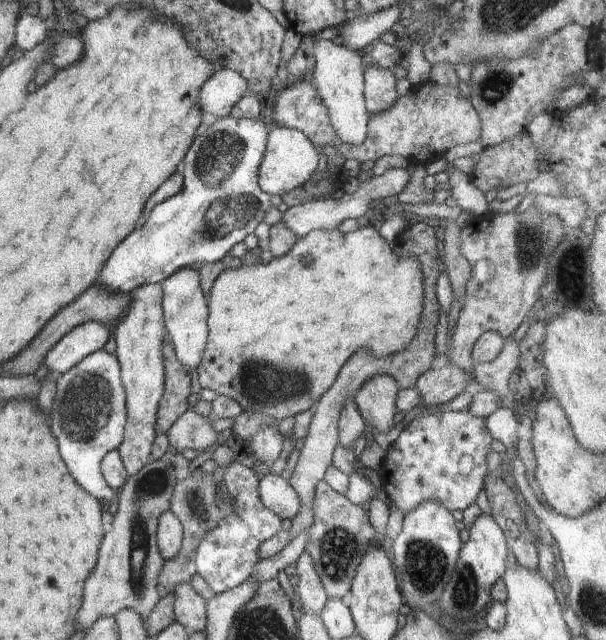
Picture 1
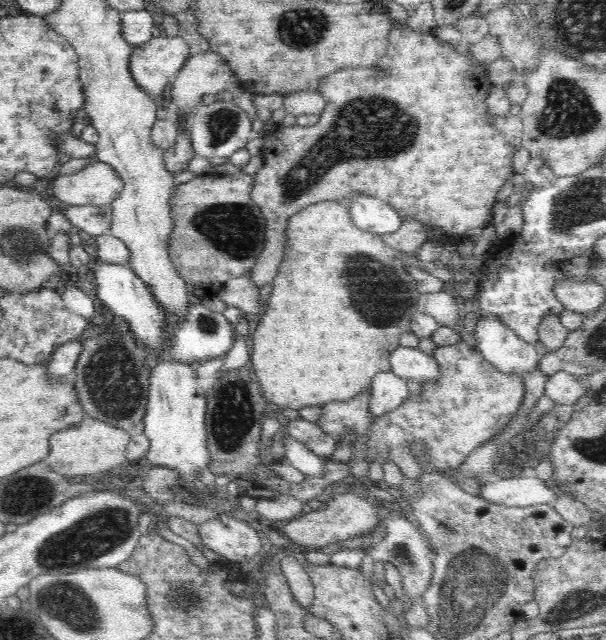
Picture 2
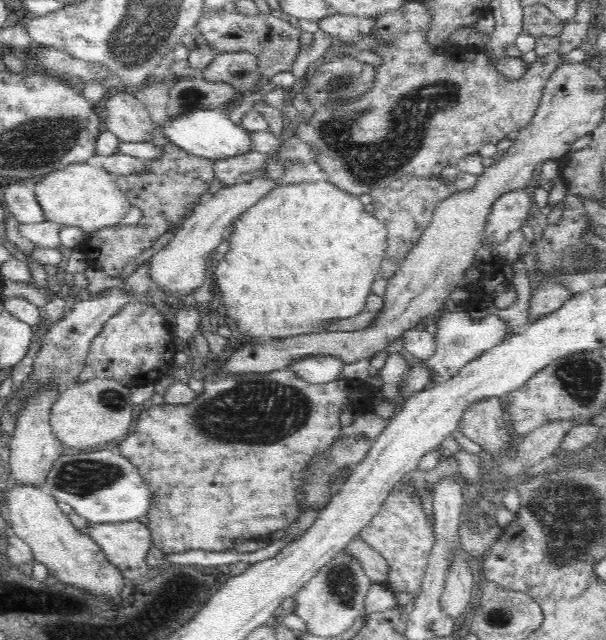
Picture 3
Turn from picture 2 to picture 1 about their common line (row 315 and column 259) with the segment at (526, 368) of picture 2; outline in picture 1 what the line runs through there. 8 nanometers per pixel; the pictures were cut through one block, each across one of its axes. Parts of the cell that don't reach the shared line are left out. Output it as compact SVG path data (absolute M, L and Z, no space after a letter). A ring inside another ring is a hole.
M265 476L261 480L259 492L264 505L276 512L282 520L292 521L303 506L298 494L283 476Z

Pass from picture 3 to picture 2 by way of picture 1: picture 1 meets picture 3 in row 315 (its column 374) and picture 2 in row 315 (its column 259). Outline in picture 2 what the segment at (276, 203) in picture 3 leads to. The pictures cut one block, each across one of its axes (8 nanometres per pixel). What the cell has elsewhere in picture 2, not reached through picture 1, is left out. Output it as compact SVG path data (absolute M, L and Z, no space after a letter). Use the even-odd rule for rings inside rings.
M322 201L306 206L299 213L293 214L286 230L288 250L280 264L277 276L273 278L272 293L267 300L267 310L262 312L259 319L253 324L250 339L251 360L250 368L260 383L263 397L278 408L300 410L306 406L322 406L326 402L342 402L348 398L358 396L366 388L371 388L372 379L380 372L391 371L389 356L400 345L400 336L410 332L410 321L417 312L417 303L421 293L417 283L404 271L404 266L394 262L392 253L381 240L380 235L361 230L352 223L350 209L341 201Z

